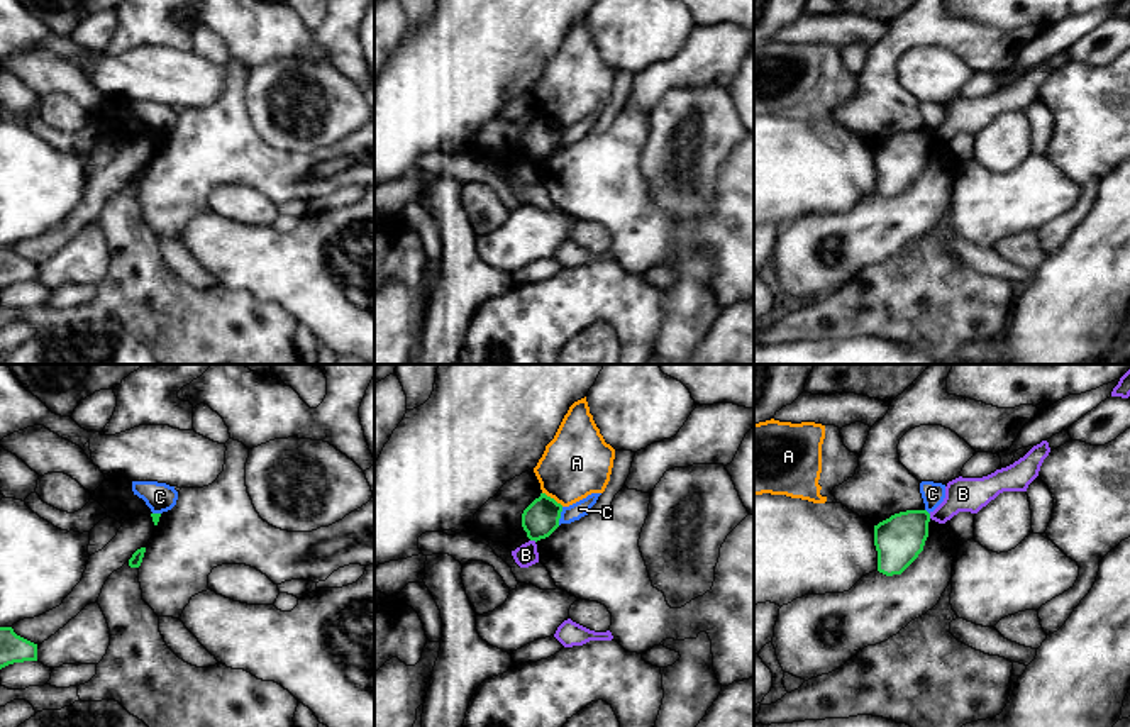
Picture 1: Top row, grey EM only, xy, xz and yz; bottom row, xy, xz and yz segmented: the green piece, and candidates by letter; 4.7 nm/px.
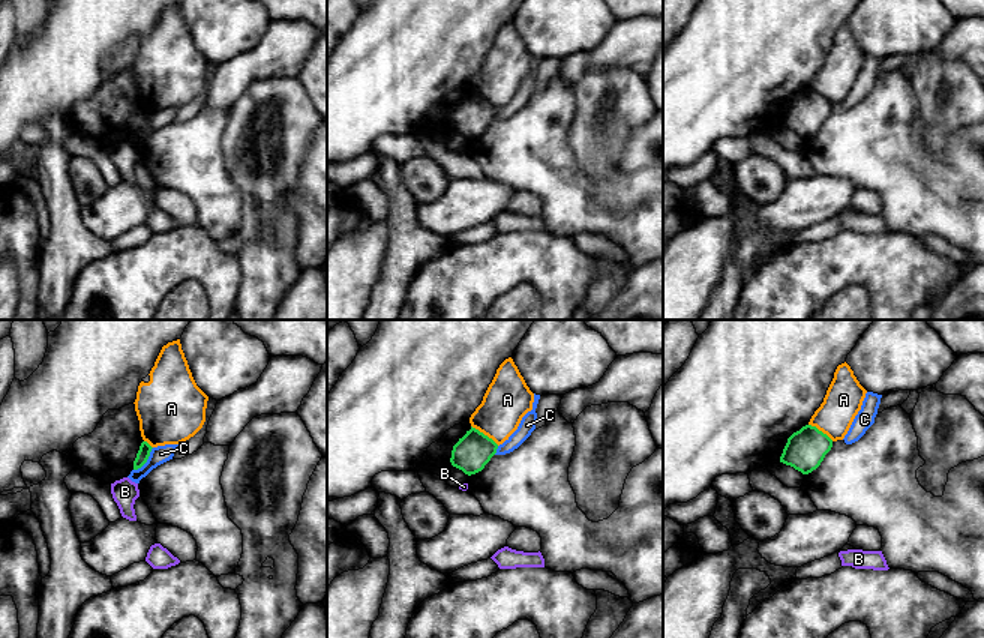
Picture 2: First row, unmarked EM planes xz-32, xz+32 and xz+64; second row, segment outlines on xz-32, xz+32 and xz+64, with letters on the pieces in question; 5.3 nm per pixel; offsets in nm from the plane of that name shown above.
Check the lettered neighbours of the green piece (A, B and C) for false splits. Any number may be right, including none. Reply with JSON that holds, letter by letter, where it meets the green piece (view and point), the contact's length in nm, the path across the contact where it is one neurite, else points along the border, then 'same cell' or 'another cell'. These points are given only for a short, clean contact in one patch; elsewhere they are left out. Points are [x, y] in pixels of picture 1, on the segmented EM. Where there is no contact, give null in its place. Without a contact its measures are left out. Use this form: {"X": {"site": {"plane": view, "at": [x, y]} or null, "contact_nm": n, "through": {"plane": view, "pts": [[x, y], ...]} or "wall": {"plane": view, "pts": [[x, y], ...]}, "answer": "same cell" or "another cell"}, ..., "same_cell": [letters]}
{"A": {"site": {"plane": "xz", "at": [553, 499]}, "contact_nm": 120, "answer": "another cell"}, "B": {"site": {"plane": "xz", "at": [534, 539]}, "contact_nm": 30, "wall": {"plane": "xz", "pts": [[531, 539], [536, 541]]}, "answer": "another cell"}, "C": {"site": {"plane": "xz", "at": [559, 516]}, "contact_nm": 90, "wall": {"plane": "xz", "pts": [[563, 507], [558, 524]]}, "answer": "another cell"}, "same_cell": []}

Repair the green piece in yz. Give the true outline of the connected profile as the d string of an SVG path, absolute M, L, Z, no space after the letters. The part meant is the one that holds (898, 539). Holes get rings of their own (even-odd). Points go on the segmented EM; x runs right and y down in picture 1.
M906 510L874 525L878 571L886 576L901 574L923 551L928 522L927 510Z

